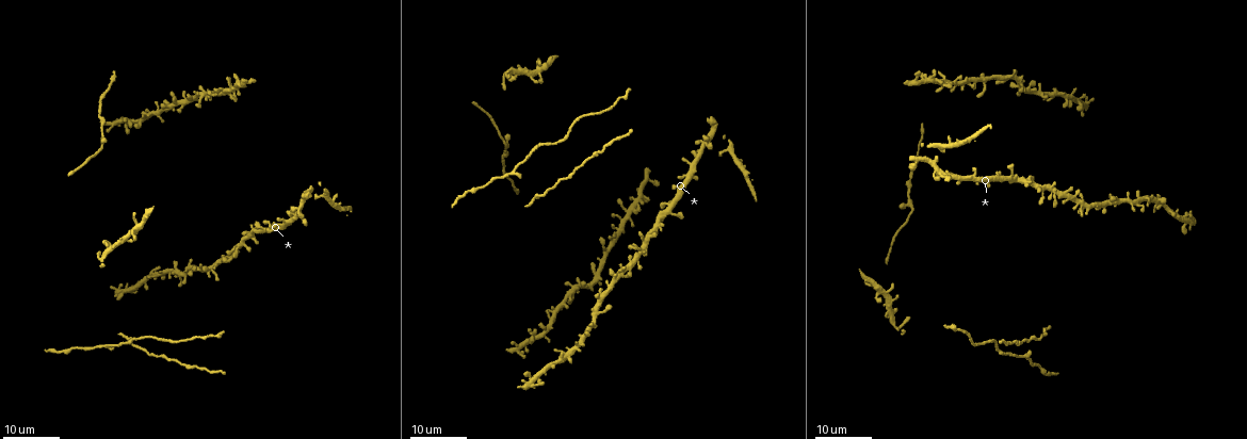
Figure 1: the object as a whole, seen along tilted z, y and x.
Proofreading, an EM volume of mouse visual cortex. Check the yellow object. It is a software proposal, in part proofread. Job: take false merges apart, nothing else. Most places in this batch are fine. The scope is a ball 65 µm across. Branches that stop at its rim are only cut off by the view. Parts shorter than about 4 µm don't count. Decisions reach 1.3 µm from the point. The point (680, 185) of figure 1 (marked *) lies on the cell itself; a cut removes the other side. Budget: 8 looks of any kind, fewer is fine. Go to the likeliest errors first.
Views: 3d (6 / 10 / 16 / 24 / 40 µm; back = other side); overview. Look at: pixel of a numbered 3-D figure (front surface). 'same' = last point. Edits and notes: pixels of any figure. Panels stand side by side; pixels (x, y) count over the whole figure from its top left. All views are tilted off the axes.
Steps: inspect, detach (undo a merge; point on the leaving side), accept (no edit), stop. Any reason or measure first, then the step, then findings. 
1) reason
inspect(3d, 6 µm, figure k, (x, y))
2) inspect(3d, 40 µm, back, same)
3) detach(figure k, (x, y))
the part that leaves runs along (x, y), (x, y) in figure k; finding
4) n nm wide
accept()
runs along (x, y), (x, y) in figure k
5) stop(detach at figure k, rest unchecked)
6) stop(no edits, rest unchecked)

three arms meet
inspect(3d, 24 µm, figure 1, (962, 181))

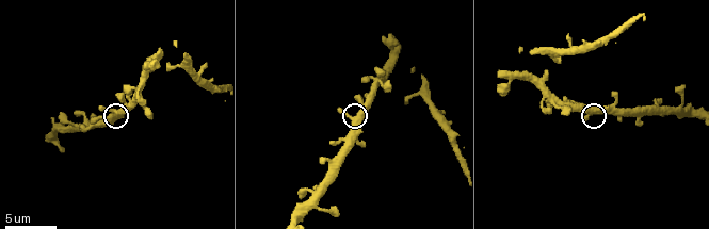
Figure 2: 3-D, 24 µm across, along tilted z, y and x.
zoom in
inspect(3d, 6 µm, figure 2, (116, 110))

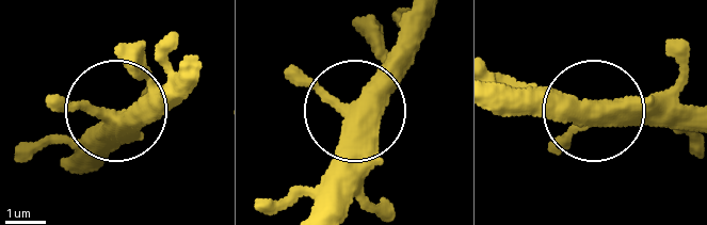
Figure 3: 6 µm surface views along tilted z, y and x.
390 nm wide
accept()
all the same cell

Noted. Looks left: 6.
side arm on a straight run
inspect(3d, 10 µm, figure 2, (75, 125))

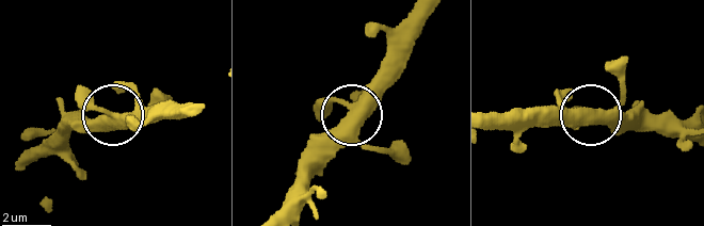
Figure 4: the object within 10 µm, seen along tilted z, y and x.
3 arms
accept()
continuous, no second cell

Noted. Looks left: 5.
looks like a crossing
inspect(3d, 16 µm, figure 1, (227, 88))

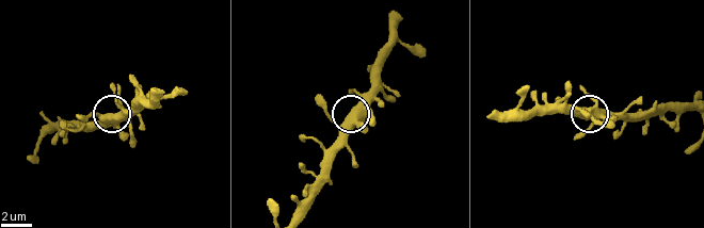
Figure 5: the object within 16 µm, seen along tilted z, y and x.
closer look
inspect(3d, 6 µm, figure 5, (114, 115))

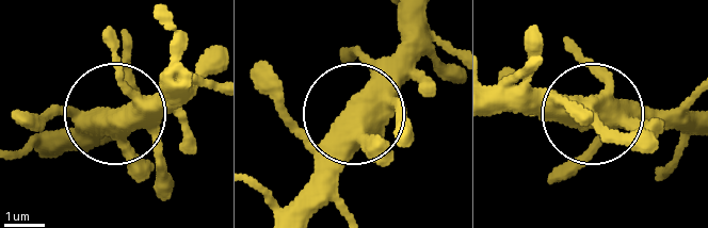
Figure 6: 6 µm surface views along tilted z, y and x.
470 nm wide
accept()
continuous, no second cell

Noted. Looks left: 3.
looks like a crossing
inspect(3d, 16 µm, figure 1, (1086, 206))

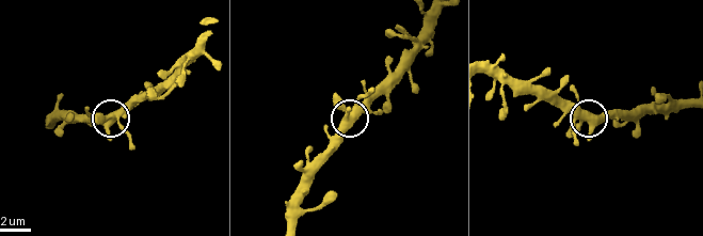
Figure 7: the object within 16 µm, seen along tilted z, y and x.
closer look
inspect(3d, 10 µm, figure 7, (585, 120))

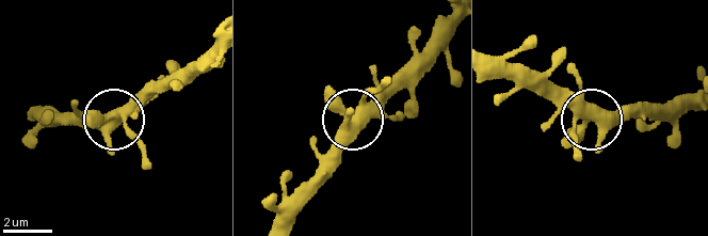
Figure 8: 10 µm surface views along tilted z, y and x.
side arm 30 µm; 5 arms
accept()
all the same cell

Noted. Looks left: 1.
stop(no edits, rest unchecked)

